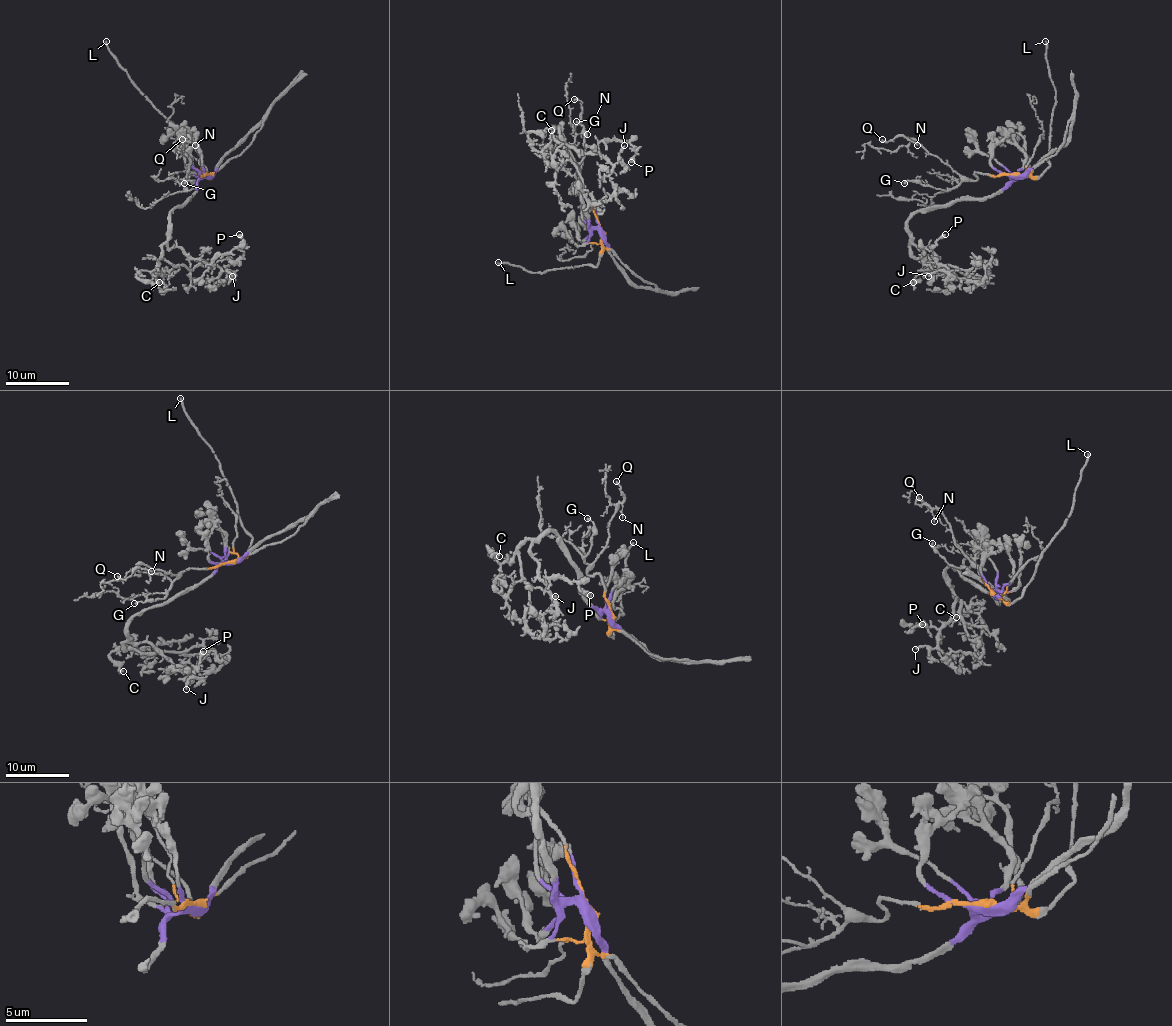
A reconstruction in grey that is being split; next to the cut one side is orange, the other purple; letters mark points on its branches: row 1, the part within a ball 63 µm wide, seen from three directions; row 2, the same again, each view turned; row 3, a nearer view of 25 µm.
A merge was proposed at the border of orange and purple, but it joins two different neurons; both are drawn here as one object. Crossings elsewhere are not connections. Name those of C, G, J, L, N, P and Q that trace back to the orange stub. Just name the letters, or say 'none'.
G, L, N, Q

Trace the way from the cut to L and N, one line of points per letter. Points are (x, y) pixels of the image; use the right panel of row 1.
L: (1012, 175), (1037, 177), (1048, 166), (1055, 90), (1047, 63), (1045, 40)
N: (1012, 175), (976, 172), (977, 178), (966, 181), (947, 164), (917, 145)

